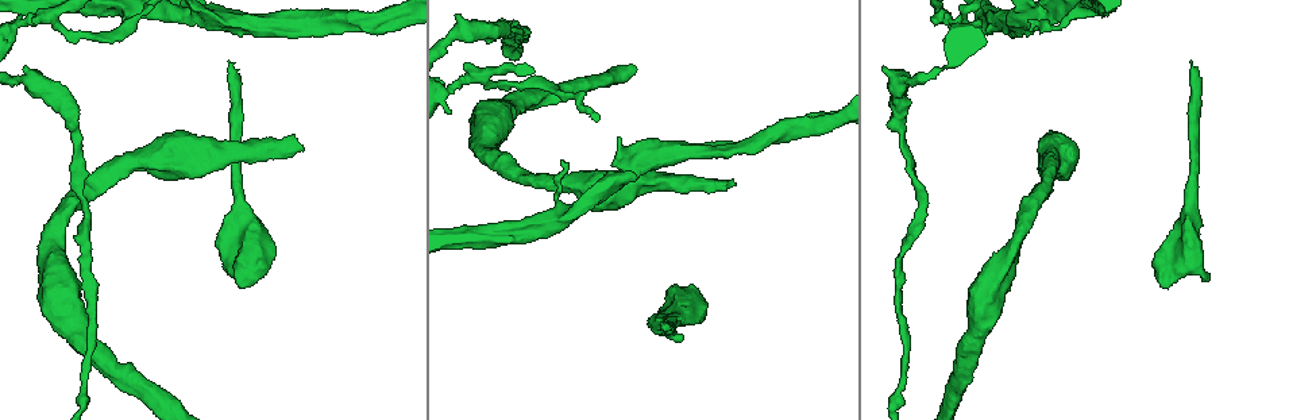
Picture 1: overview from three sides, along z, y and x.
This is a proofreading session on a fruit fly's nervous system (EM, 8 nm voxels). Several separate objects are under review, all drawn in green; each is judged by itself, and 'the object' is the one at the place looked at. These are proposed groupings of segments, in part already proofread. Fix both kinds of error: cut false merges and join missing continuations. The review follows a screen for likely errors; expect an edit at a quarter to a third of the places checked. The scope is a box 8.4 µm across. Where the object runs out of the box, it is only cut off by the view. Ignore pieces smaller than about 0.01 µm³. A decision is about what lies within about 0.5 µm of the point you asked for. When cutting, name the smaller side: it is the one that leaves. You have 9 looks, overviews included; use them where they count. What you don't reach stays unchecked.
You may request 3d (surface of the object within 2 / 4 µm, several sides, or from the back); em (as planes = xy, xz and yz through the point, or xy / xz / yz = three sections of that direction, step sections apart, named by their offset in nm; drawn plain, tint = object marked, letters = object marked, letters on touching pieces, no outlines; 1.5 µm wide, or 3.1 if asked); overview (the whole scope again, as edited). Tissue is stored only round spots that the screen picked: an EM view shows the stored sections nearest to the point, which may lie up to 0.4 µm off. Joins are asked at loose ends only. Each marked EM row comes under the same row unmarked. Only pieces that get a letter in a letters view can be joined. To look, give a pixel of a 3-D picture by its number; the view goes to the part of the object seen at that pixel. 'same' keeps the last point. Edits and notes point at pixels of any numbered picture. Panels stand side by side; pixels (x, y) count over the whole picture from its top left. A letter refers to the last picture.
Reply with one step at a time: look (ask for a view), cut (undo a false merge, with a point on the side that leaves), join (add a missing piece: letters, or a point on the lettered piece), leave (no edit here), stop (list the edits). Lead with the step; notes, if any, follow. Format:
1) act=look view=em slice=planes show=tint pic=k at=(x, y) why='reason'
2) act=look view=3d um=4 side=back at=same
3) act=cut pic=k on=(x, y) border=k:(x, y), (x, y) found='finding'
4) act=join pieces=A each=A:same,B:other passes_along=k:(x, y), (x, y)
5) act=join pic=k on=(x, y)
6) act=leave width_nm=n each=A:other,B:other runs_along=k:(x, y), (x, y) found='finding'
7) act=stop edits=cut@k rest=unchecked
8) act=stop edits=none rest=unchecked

act=look view=em slice=planes show=tint pic=1 at=(129, 16) why='sudden change in width'

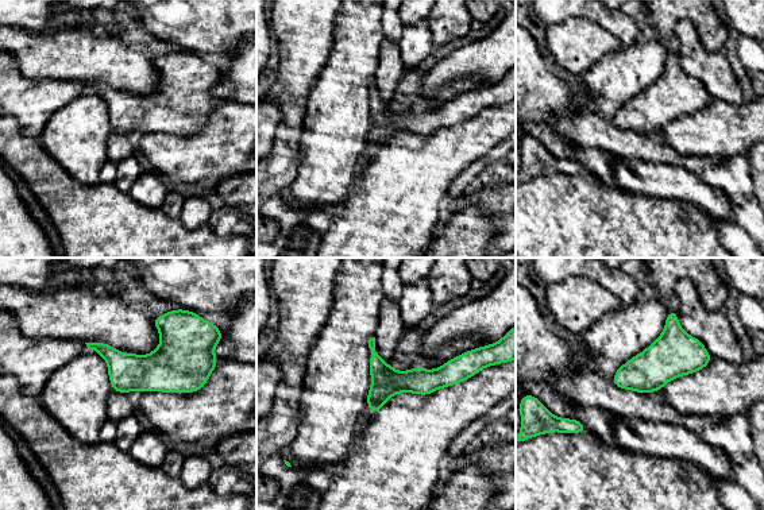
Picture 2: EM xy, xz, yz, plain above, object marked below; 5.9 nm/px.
act=look view=em slice=planes show=letters at=same

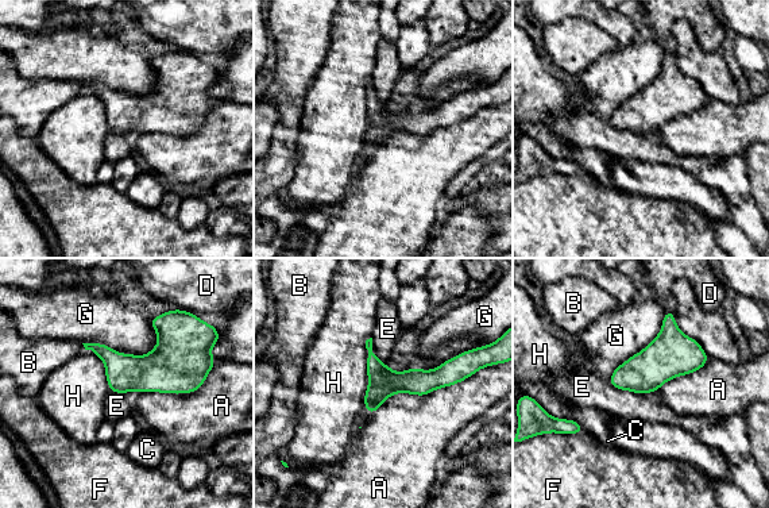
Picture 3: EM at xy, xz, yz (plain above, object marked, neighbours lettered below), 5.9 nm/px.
act=leave each=A:other,B:other,C:other,D:other,E:other,F:other,G:other,H:other runs_along=3:(463, 373), (389, 383), (367, 404) found='continuous, no second neuron'

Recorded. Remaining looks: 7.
act=look view=3d um=4 pic=1 at=(53, 20)

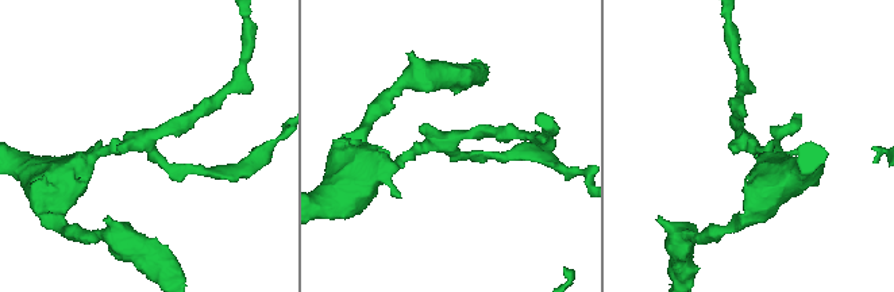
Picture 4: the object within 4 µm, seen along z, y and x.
act=look view=em slice=xz step=8 show=tint pic=4 at=(447, 145)

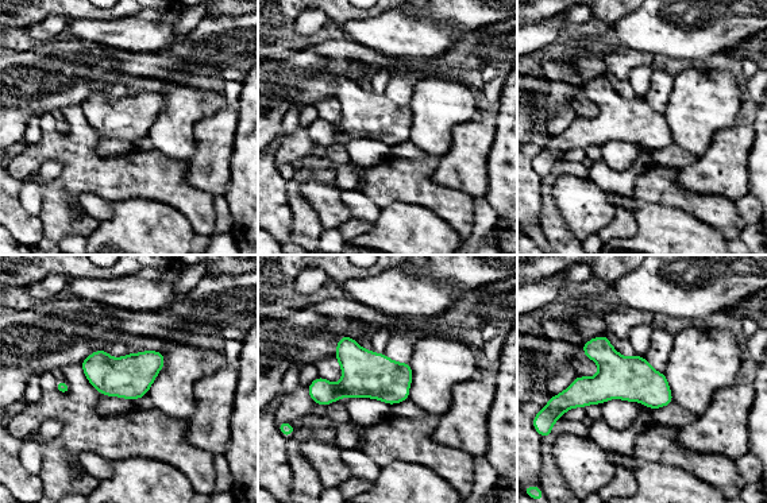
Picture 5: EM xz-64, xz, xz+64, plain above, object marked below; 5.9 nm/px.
act=look view=em slice=planes show=letters at=same why='another direction'

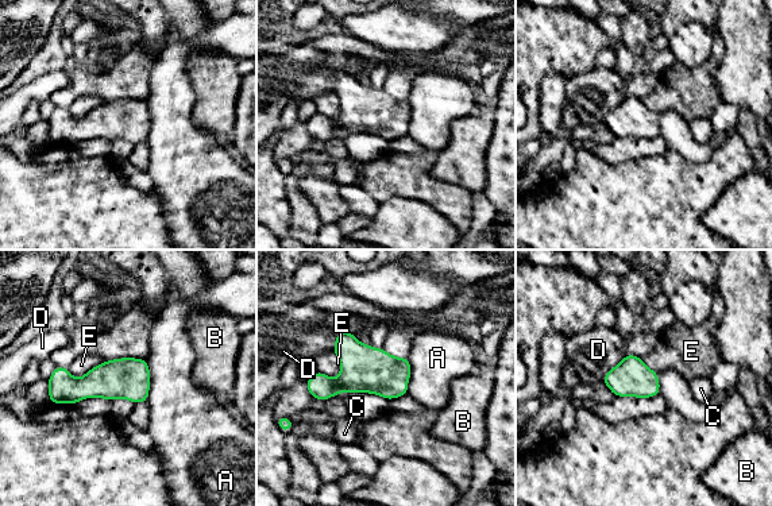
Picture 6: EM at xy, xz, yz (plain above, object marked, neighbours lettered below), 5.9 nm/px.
act=leave longest_contact=A:280nm each=A:other,B:other,C:other,D:other,E:other border=6:(146, 358), (149, 369), (147, 402) found='all the same neuron'

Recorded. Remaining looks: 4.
act=look view=3d um=4 pic=1 at=(685, 314)

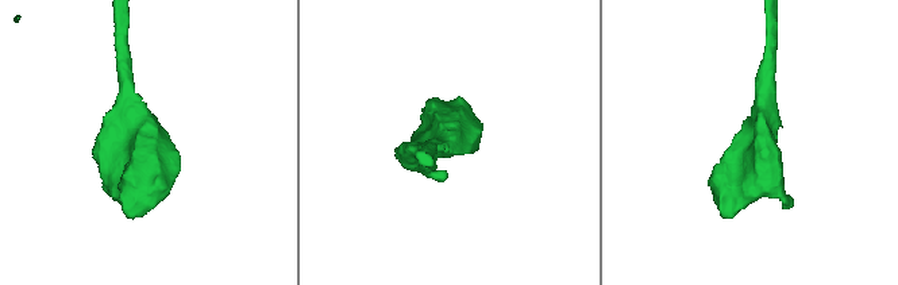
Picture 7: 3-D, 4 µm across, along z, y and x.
act=look view=em slice=planes show=letters pic=7 at=(448, 141) why='now the EM'

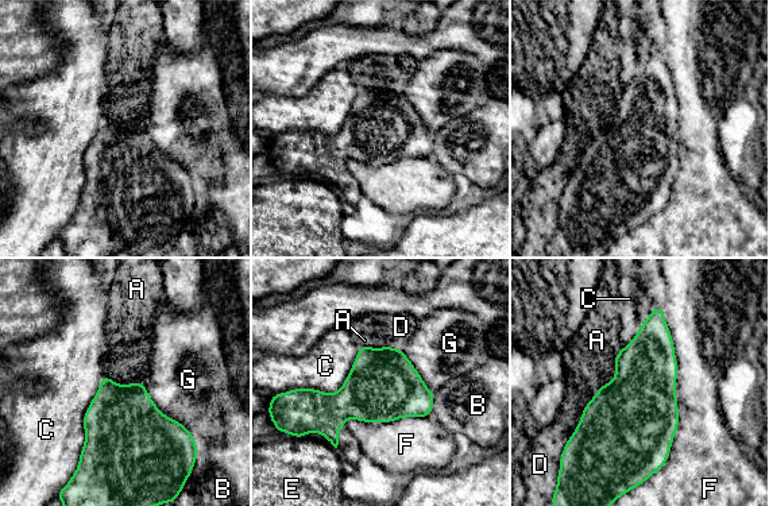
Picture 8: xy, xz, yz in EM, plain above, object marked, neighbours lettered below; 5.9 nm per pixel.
act=leave each=A:other,B:other,C:other,D:other,E:other,F:other,G:other border=8:(359, 346), (335, 391), (288, 391) found='one neuron here'

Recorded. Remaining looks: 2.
act=look view=em slice=planes show=letters pic=1 at=(69, 109) why='calibre changes'

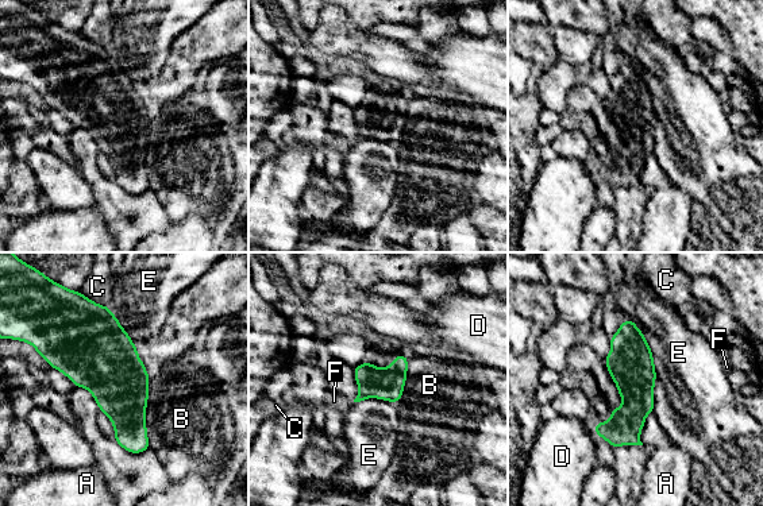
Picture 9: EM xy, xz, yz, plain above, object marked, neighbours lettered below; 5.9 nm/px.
act=leave longest_contact=B:400nm each=A:other,B:other,C:other,D:other,E:other,F:other runs_along=9:(628, 323), (631, 416), (613, 443) found='one neuron here'

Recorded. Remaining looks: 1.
act=stop edits=none rest=unchecked

